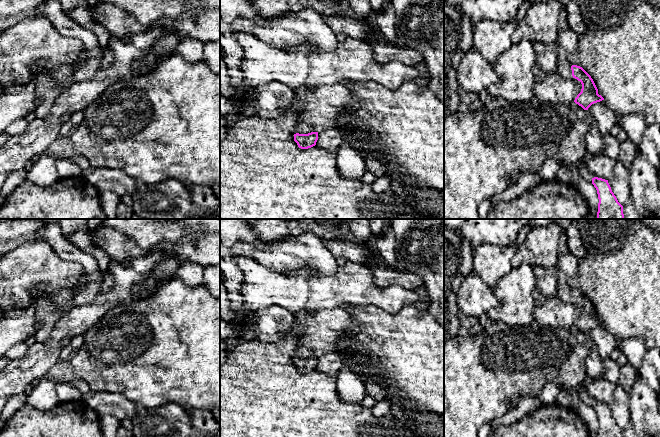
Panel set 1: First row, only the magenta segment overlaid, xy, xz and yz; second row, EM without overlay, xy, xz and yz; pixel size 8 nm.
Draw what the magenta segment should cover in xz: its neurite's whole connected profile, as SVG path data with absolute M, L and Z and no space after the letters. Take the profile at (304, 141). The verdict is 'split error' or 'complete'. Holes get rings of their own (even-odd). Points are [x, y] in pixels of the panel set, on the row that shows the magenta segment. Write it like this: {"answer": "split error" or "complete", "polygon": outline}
{"answer": "complete", "polygon": "M311 132L308 134L294 134L294 141L301 149L308 149L316 145L318 140L318 132Z"}

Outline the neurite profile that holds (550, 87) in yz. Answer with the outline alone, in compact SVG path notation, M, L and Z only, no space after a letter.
M536 64L533 68L537 79L534 95L542 102L569 104L581 92L582 84L575 78L566 79L557 70L547 73Z

